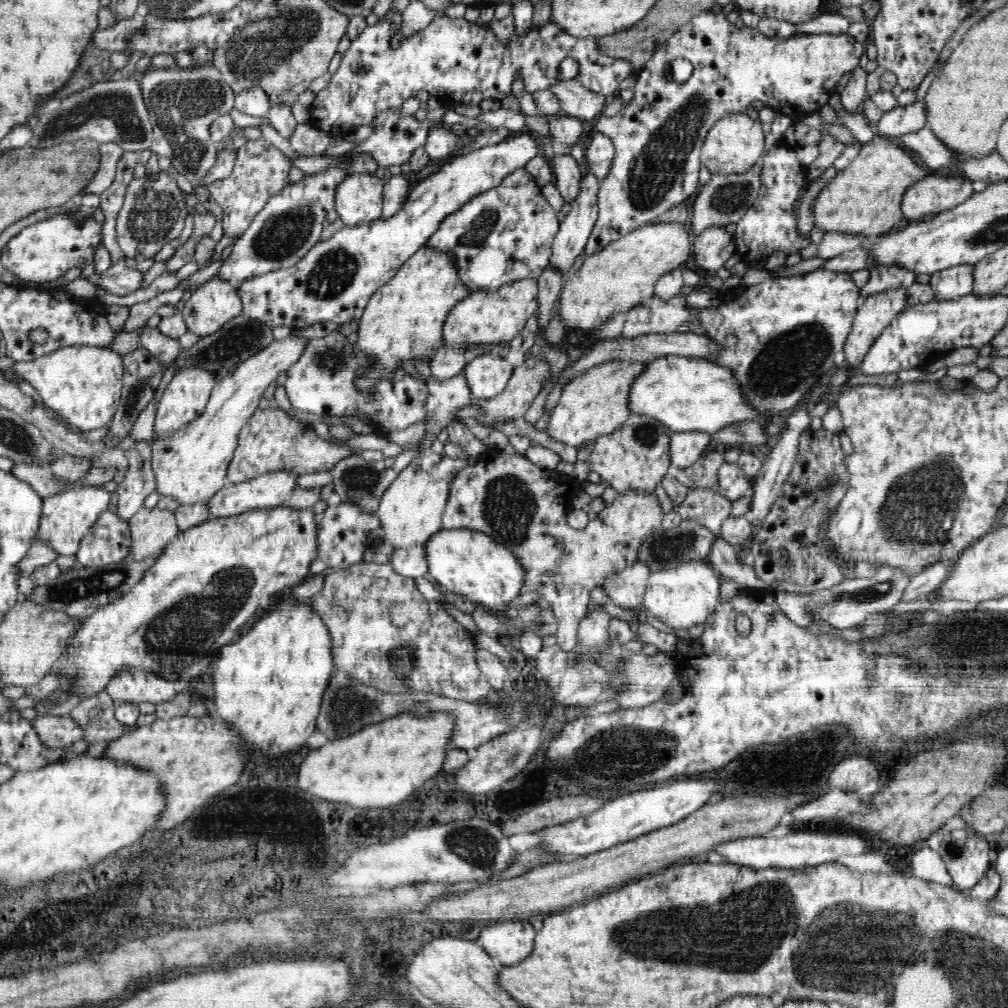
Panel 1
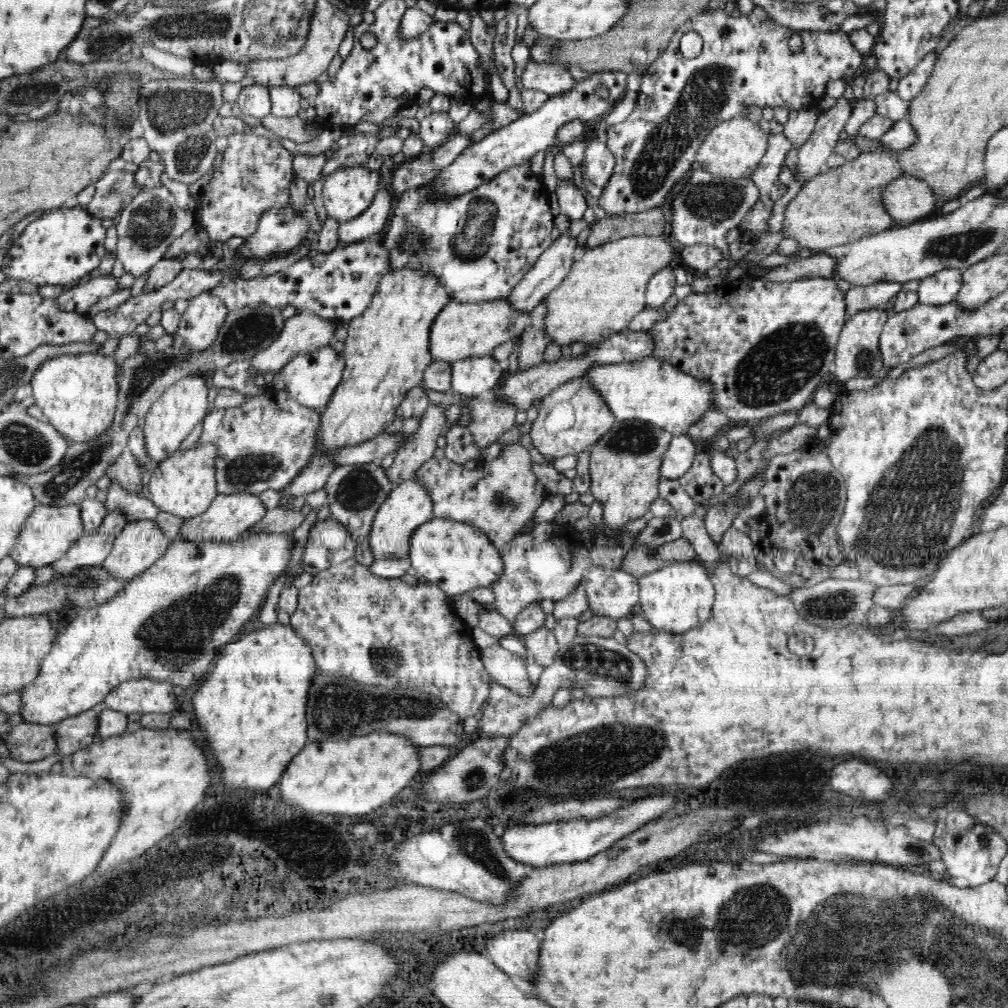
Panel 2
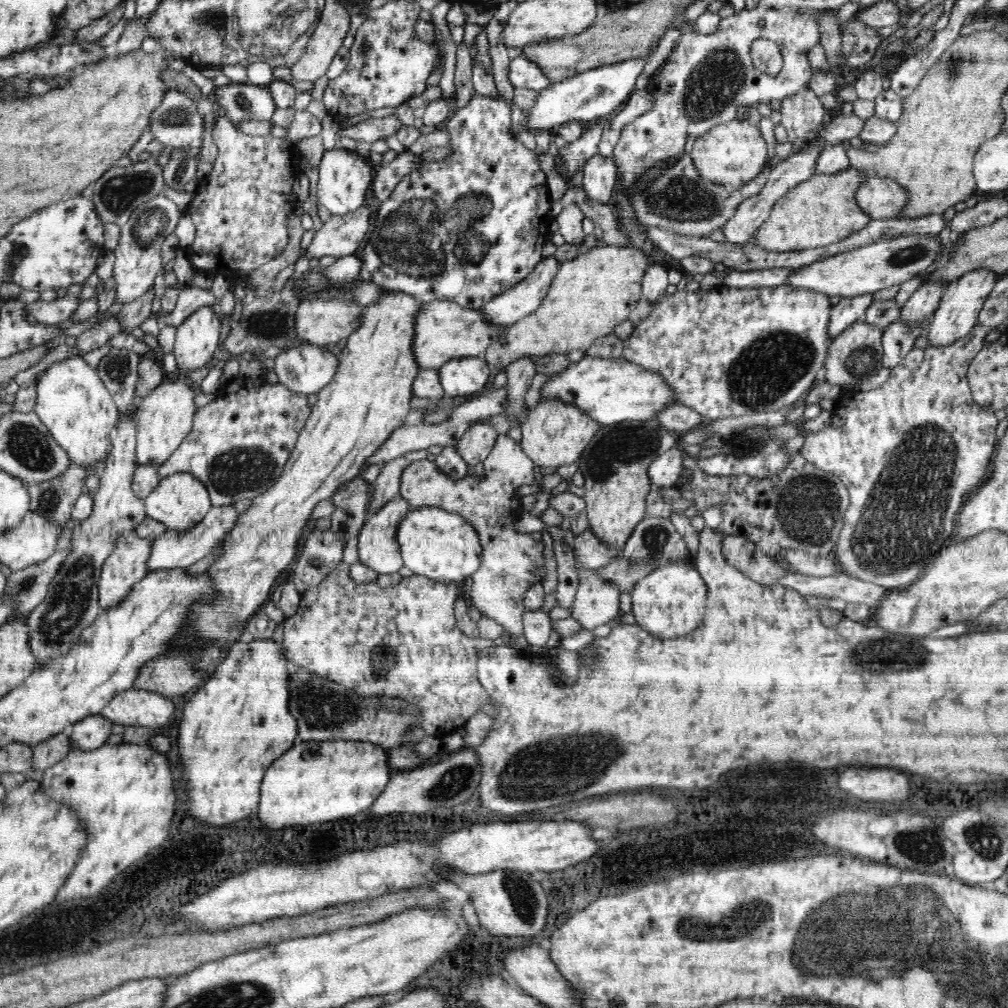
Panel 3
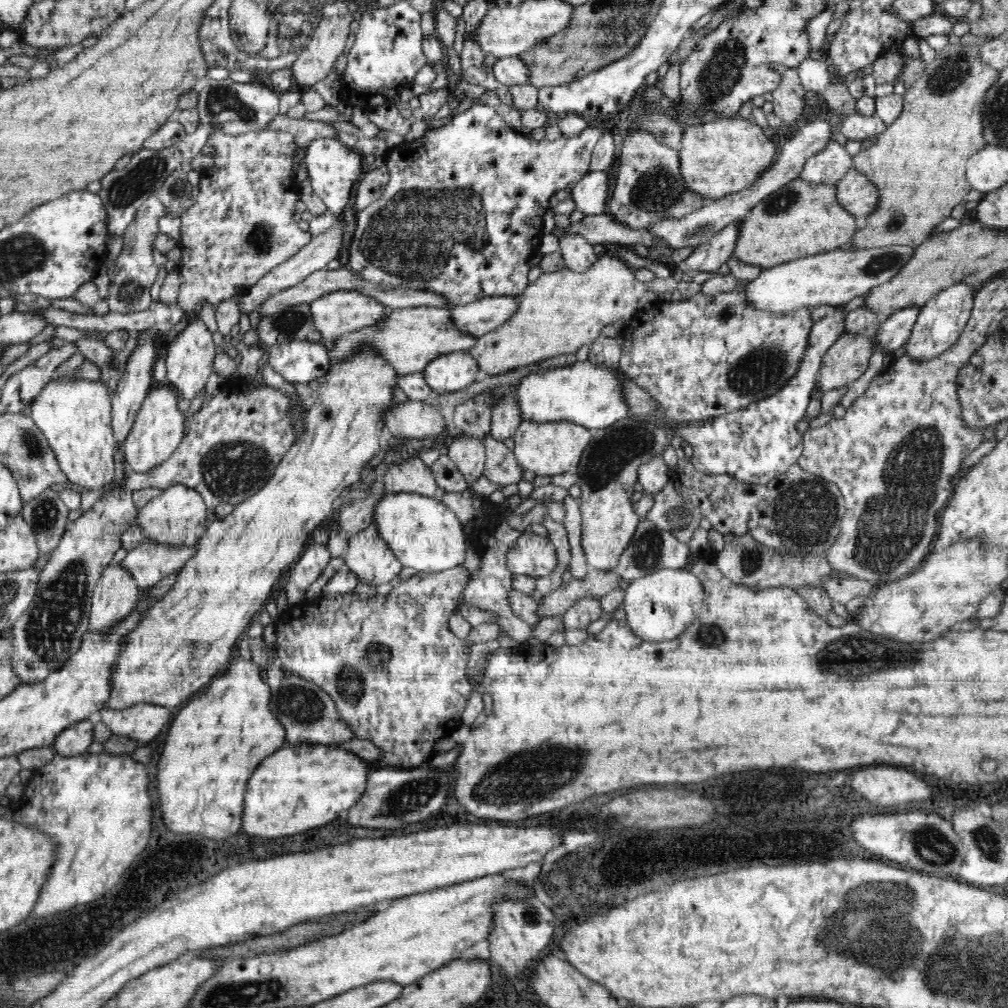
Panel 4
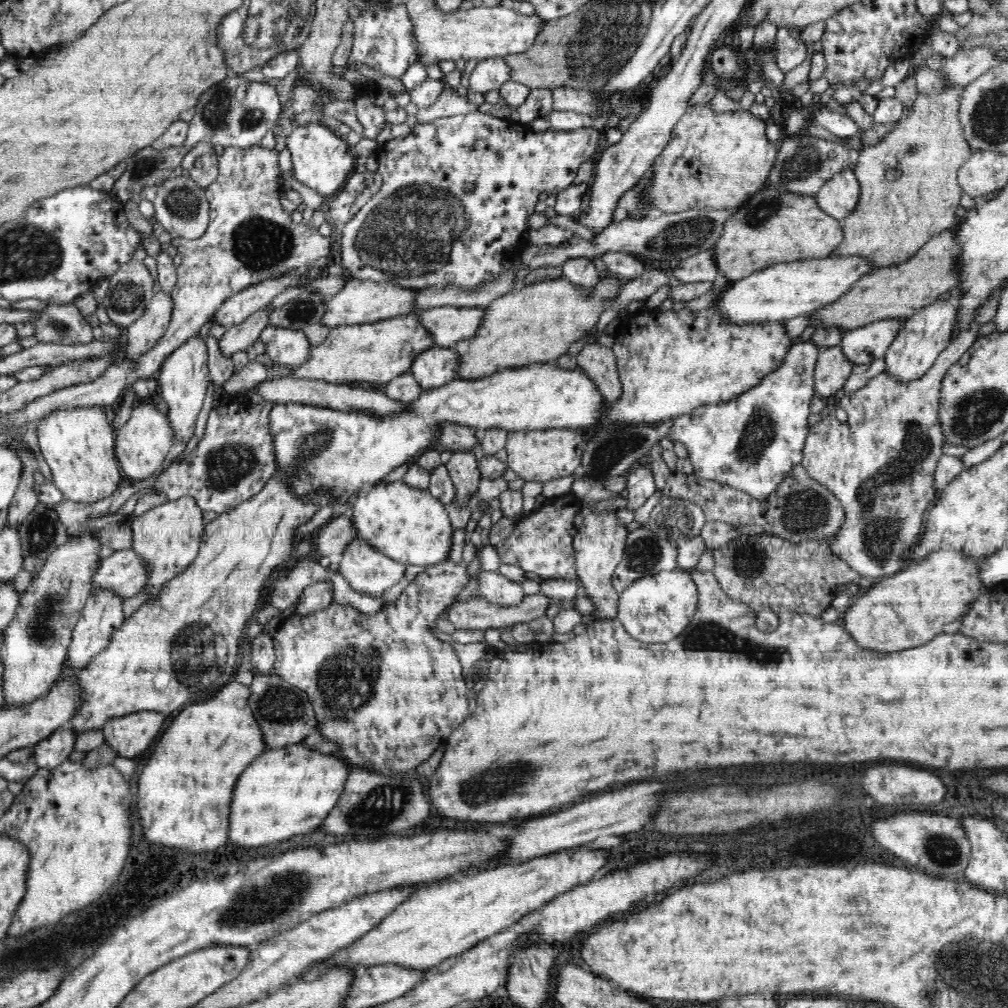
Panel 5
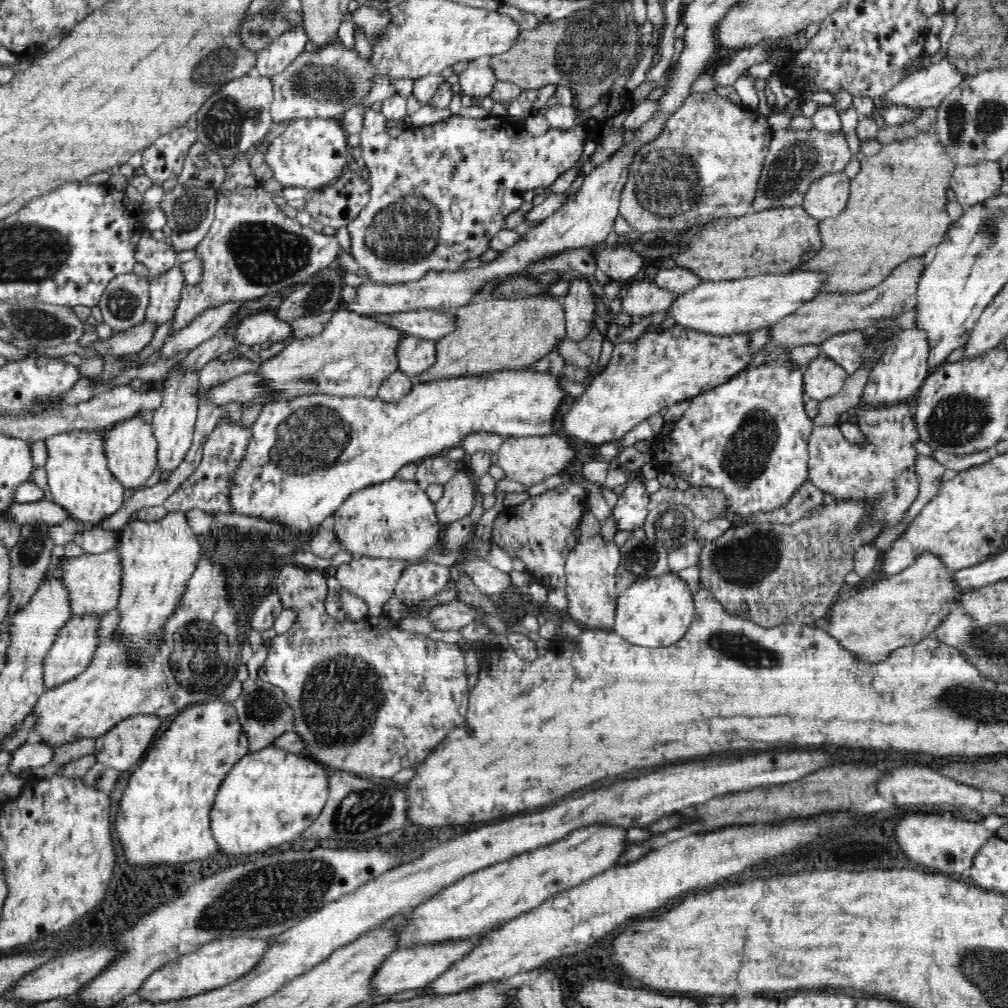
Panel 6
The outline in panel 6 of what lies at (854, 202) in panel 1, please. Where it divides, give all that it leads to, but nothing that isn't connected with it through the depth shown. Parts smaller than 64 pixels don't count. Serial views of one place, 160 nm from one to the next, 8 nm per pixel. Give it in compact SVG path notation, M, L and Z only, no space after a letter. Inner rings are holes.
M801 205L751 211L738 218L718 218L701 226L687 247L675 256L677 266L696 274L702 282L733 281L758 274L784 274L796 270L806 259L811 259L822 246L819 221L812 218Z

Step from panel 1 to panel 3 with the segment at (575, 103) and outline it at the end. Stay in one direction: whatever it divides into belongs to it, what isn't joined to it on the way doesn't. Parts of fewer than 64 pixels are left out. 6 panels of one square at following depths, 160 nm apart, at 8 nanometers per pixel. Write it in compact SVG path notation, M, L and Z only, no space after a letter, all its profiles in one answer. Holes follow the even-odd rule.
M524 54L510 59L508 81L516 88L528 88L538 92L552 84L541 67L536 62L530 62Z

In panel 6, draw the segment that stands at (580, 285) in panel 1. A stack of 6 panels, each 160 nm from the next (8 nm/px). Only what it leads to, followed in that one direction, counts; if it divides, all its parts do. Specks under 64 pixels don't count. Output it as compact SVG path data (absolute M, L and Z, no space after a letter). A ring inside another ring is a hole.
M528 296L523 300L470 302L454 310L456 329L436 341L436 361L418 378L420 383L484 375L500 370L522 370L556 350L566 337L566 313L555 298Z

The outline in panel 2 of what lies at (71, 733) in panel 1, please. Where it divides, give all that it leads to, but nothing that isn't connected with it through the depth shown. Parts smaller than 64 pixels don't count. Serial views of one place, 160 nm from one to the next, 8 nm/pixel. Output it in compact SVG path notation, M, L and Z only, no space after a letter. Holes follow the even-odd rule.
M21 721L6 734L5 744L15 761L44 760L55 753L55 727Z

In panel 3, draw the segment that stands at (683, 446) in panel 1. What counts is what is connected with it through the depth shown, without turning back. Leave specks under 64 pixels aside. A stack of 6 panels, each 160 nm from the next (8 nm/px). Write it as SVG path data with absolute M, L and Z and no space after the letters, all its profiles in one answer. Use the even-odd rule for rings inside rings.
M677 445L666 450L664 454L657 456L649 464L647 473L652 486L655 484L655 486L670 488L677 484L683 471L683 456L685 454L683 449L678 447Z

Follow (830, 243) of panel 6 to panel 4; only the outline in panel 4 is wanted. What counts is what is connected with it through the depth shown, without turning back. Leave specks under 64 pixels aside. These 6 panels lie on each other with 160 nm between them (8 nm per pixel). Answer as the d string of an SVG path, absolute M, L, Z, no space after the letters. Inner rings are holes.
M960 43L948 44L942 50L935 51L932 56L932 62L926 64L921 78L914 83L912 88L903 95L903 108L900 116L892 123L887 125L884 132L881 132L876 139L863 146L863 149L852 158L852 168L859 170L864 176L868 177L878 189L878 202L876 208L868 215L865 227L858 227L853 234L851 243L856 249L864 249L880 246L904 245L916 248L930 237L930 232L934 230L934 226L938 226L942 220L950 218L952 209L966 198L966 195L972 189L966 176L967 160L979 150L982 150L987 144L983 135L982 128L982 105L986 91L989 91L996 83L999 77L999 71L987 64L982 64L980 60L978 46L965 46Z

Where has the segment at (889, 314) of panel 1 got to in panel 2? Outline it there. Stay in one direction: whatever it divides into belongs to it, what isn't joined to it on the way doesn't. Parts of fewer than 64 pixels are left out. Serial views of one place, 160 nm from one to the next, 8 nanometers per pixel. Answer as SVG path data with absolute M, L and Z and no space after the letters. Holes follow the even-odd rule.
M880 306L876 309L860 312L847 320L841 330L835 354L833 376L838 382L844 383L850 378L858 378L858 376L860 378L880 376L884 372L882 357L880 357L879 336L888 317L884 306Z

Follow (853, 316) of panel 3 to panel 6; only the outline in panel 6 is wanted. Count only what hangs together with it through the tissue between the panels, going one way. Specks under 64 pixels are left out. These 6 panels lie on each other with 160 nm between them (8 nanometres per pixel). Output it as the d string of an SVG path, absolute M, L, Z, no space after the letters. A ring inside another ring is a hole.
M781 362L775 365L762 364L757 367L752 366L746 368L746 370L733 376L728 382L717 386L714 390L708 393L699 394L690 401L688 410L682 416L678 418L676 422L670 424L665 423L665 428L662 434L658 434L657 438L660 438L655 445L650 445L651 450L654 451L654 458L652 463L659 468L660 471L670 472L675 478L682 478L686 480L690 486L704 486L713 488L714 490L720 490L724 493L726 499L726 506L732 516L741 518L742 516L748 516L748 514L758 514L760 512L770 512L770 510L776 510L782 508L790 500L790 497L798 490L798 486L802 486L808 478L808 440L810 432L813 428L813 420L808 417L805 412L804 400L802 395L804 394L803 385L803 373L804 369L800 366L791 366L791 362Z

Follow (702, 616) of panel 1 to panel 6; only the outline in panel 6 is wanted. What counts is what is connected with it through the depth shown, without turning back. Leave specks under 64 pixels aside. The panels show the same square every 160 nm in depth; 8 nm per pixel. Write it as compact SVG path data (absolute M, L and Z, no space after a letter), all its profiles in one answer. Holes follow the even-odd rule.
M675 572L664 573L638 580L619 593L613 631L636 646L666 647L683 638L694 615L695 604L686 583Z

